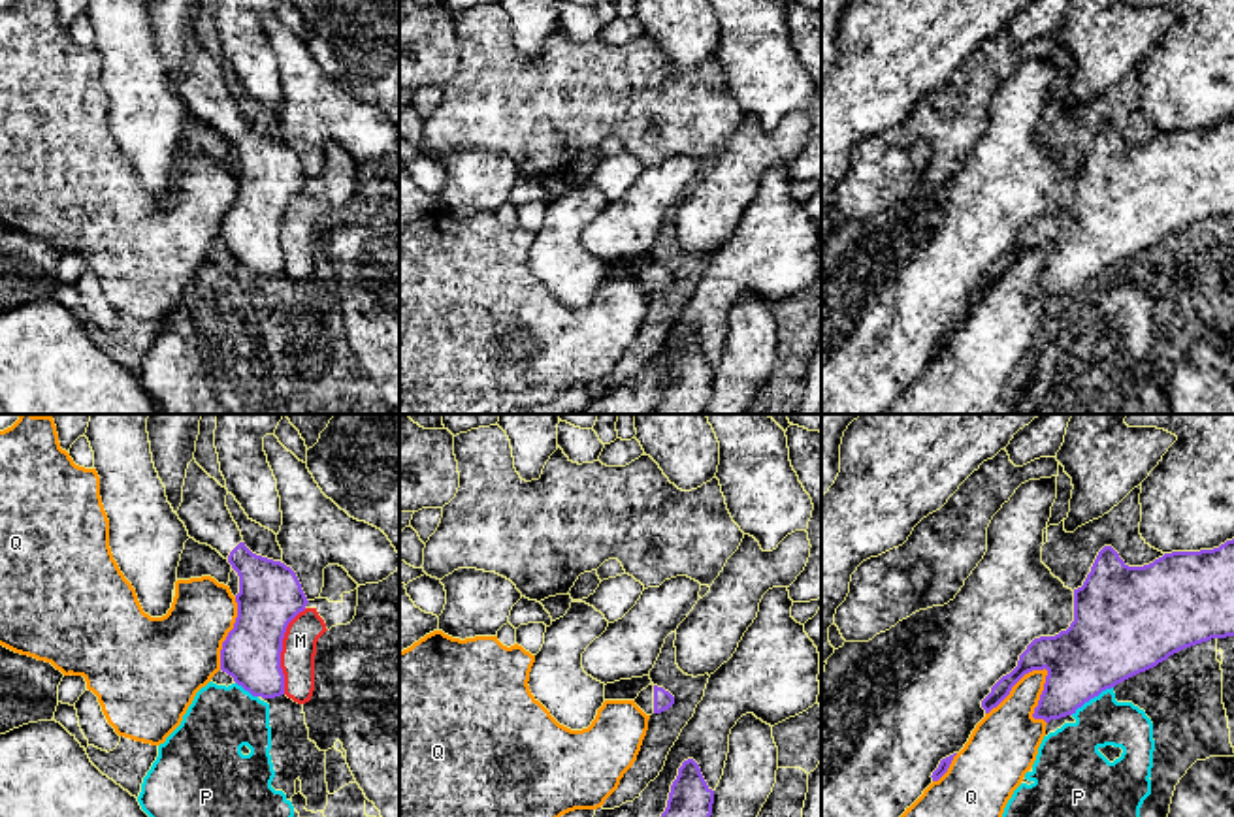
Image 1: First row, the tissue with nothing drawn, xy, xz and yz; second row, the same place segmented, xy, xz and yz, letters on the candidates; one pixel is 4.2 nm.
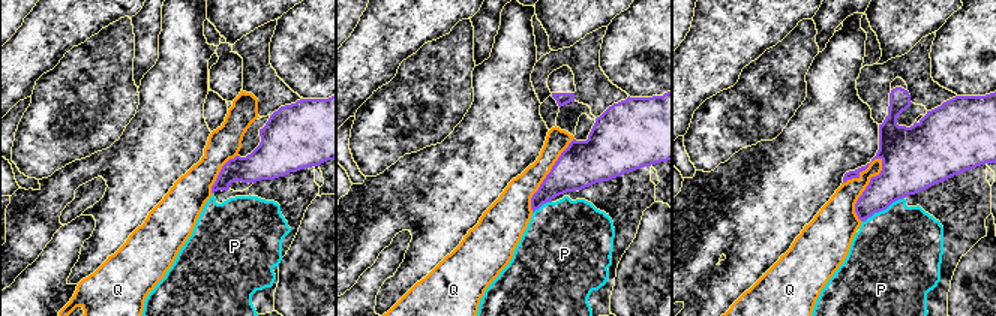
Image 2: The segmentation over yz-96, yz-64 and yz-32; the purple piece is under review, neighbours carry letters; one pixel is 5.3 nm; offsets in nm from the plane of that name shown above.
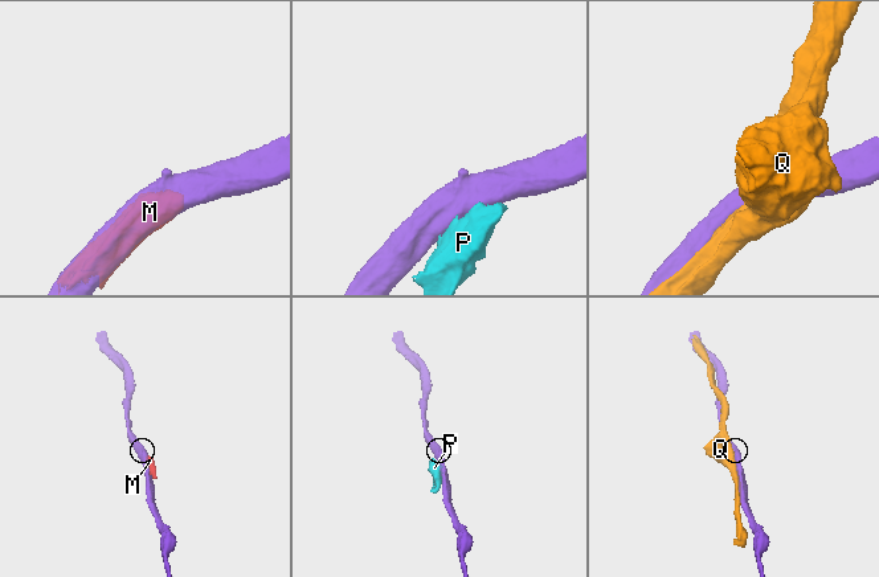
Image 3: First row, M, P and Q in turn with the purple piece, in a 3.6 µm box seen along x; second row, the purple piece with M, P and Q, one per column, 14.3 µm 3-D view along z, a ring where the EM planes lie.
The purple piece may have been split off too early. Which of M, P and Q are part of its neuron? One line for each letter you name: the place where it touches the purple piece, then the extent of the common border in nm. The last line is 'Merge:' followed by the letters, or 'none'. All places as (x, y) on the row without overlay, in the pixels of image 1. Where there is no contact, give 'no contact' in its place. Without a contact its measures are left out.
Merge: none

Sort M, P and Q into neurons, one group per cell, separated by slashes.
M / P / Q

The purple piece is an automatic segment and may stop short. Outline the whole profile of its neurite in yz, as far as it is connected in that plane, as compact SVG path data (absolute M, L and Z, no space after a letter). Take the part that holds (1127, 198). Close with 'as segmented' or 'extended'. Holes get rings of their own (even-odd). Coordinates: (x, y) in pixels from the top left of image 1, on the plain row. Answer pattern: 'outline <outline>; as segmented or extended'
outline M1234 117L1213 128L1164 132L1144 145L1128 145L1112 124L1104 124L1083 164L1074 168L1070 205L1034 216L1017 245L991 265L982 286L989 292L1025 252L1046 247L1032 296L1049 301L1185 226L1226 215L1234 215Z; as segmented

